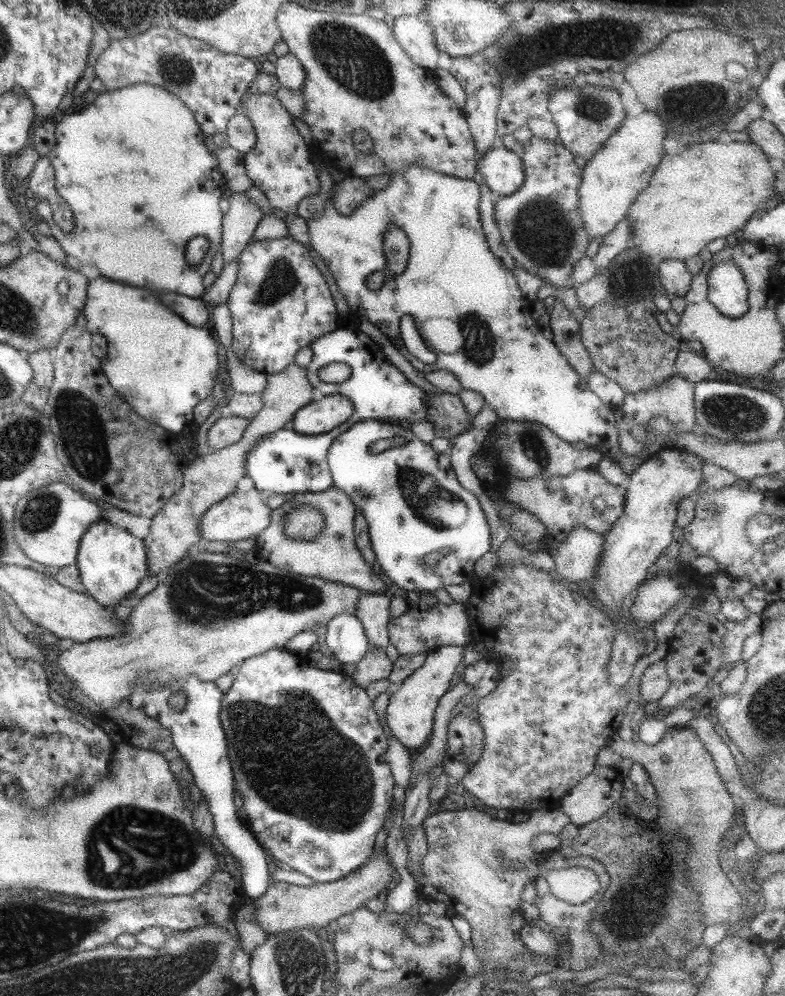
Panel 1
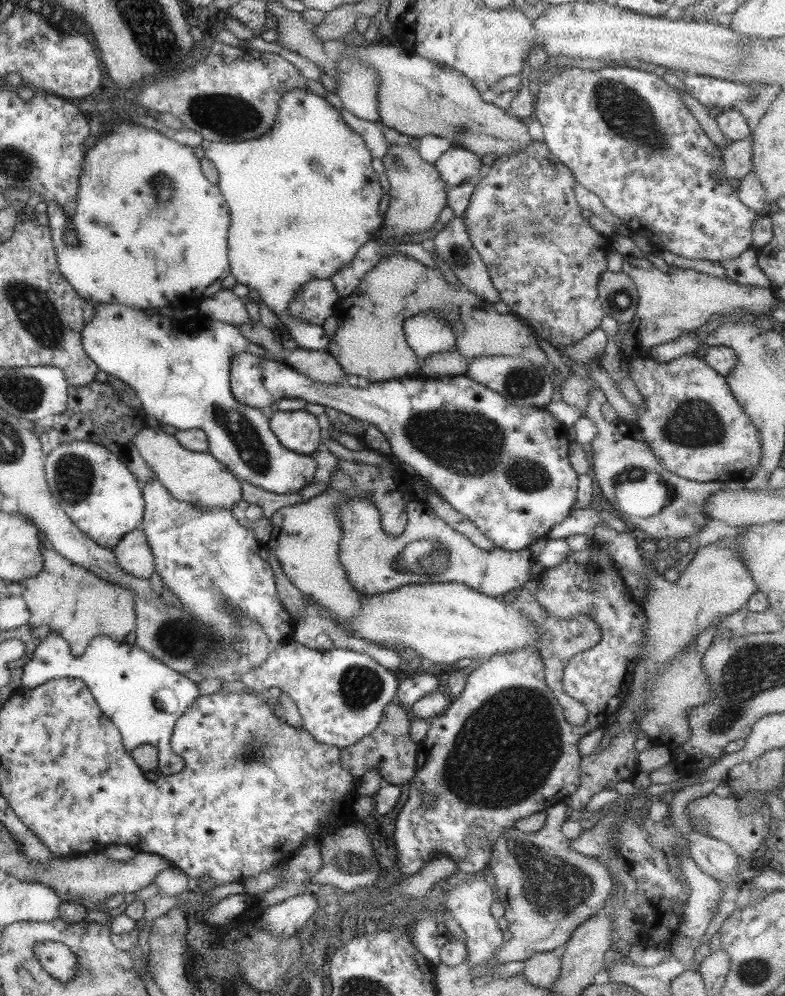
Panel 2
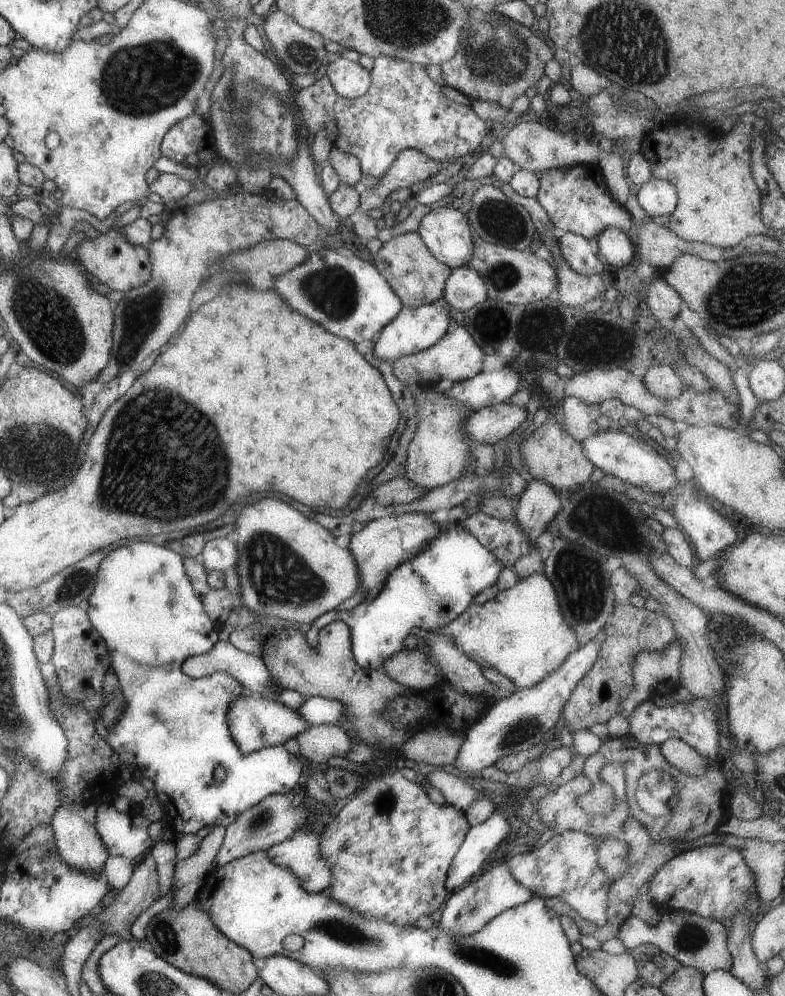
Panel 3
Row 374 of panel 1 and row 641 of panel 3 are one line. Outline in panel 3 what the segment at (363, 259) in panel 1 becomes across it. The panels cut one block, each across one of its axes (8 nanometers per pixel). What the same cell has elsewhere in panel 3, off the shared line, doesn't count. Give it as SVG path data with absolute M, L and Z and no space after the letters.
M544 574L530 575L519 579L512 588L498 591L494 598L483 605L470 605L452 622L433 633L447 634L466 653L468 658L477 662L479 666L486 666L498 670L500 674L509 678L518 689L527 689L538 684L542 679L563 666L568 656L577 651L581 644L571 626L568 626L562 614L554 585Z

